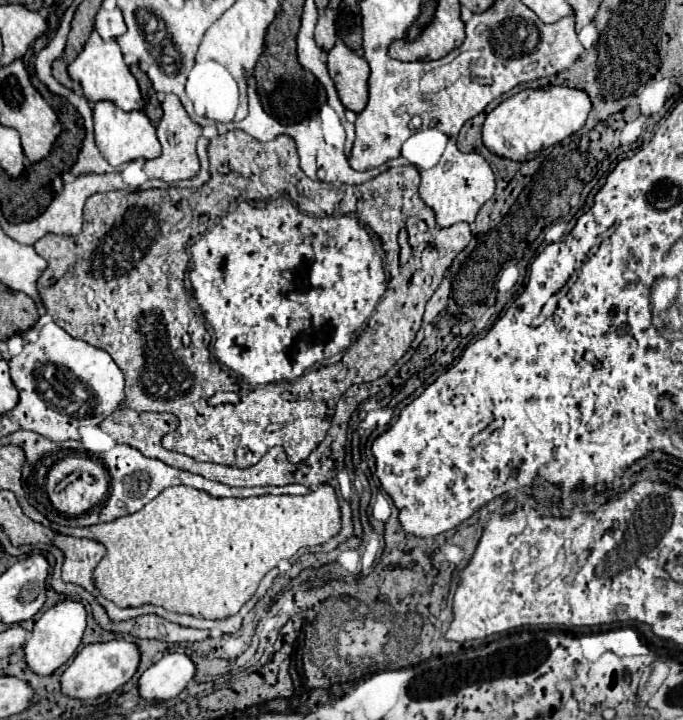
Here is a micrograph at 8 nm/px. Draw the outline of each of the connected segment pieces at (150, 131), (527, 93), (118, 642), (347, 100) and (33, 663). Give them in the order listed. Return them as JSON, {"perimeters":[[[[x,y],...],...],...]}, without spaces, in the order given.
{"perimeters":[[[[99,101],[93,109],[93,121],[95,121],[97,147],[109,161],[109,165],[121,165],[135,159],[155,159],[161,155],[161,145],[155,135],[155,127],[151,125],[149,117],[143,111],[125,113],[109,101]]],[[[561,85],[525,89],[505,99],[487,115],[483,123],[483,145],[493,155],[523,163],[529,159],[531,153],[539,153],[541,147],[551,147],[579,131],[585,125],[589,111],[589,95],[581,93],[579,89],[569,89]]],[[[113,639],[109,643],[95,643],[85,645],[73,663],[63,671],[59,677],[61,693],[71,699],[97,699],[101,695],[111,695],[115,689],[119,689],[123,683],[127,683],[139,667],[139,649],[135,643],[125,639]]],[[[337,41],[335,47],[329,51],[327,67],[345,109],[353,113],[361,113],[369,97],[367,79],[371,69],[367,61],[357,53],[353,53],[343,41]]],[[[63,601],[51,609],[47,609],[39,621],[35,621],[35,627],[25,643],[25,663],[35,675],[51,675],[55,669],[59,669],[63,663],[67,663],[73,653],[77,651],[83,631],[85,631],[85,617],[87,611],[77,601]]]]}

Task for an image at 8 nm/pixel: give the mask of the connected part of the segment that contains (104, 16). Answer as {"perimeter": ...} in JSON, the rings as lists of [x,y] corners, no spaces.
{"perimeter":[[[99,9],[97,13],[97,19],[95,19],[95,31],[107,41],[107,39],[117,39],[121,37],[127,27],[125,27],[125,21],[123,21],[123,15],[119,9]]]}

